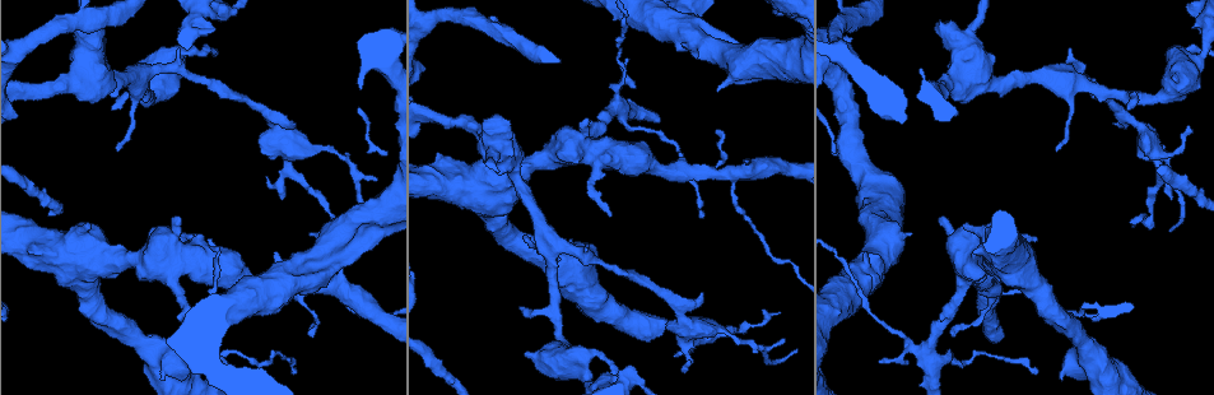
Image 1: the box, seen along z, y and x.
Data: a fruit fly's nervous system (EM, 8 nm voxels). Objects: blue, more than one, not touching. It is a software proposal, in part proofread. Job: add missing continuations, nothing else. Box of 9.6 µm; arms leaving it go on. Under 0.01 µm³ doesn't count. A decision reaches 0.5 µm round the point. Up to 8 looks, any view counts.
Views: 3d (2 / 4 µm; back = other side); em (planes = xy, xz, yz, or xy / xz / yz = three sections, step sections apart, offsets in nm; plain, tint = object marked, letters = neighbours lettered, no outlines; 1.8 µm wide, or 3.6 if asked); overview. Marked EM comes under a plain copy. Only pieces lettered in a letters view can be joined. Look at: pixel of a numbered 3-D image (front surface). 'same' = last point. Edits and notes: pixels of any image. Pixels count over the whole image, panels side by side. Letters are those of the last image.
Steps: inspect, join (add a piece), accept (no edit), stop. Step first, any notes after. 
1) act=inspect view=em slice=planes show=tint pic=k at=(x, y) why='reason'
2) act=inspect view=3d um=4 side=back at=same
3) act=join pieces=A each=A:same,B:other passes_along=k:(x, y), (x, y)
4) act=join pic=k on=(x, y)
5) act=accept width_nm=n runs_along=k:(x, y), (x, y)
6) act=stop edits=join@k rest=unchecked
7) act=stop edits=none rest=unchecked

act=inspect view=3d um=2 pic=1 at=(677, 356) why='an open end'

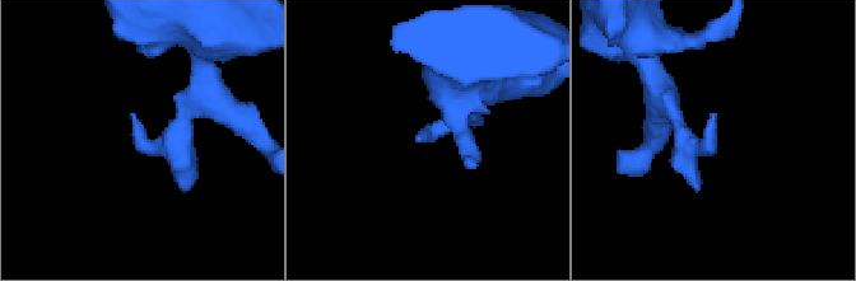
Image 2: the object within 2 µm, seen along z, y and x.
act=inspect view=em slice=xy step=4 show=tint pic=2 at=(418, 140)

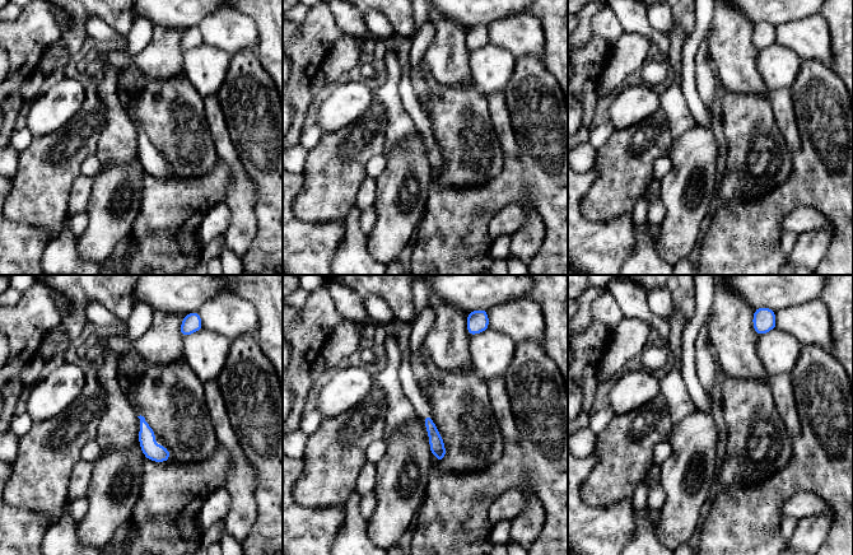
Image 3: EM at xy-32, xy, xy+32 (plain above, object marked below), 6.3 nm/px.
act=inspect view=em slice=planes show=letters at=same

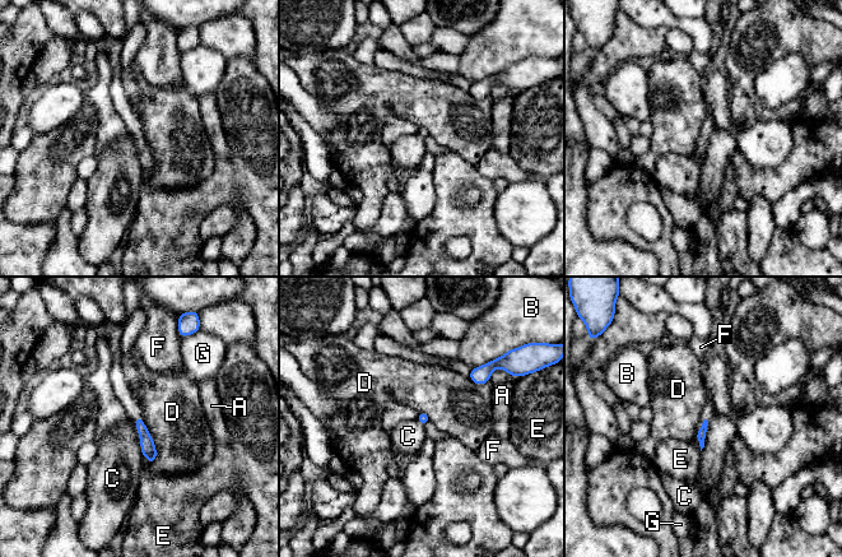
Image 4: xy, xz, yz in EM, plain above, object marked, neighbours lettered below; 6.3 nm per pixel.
act=accept each=A:other,B:other,C:other,D:other,E:other,F:other,G:other border=4:(707, 430), (705, 446), (701, 451) found='no lettered piece goes on from it'

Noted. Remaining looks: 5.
act=inspect view=em slice=xz step=8 show=tint pic=1 at=(1129, 108)

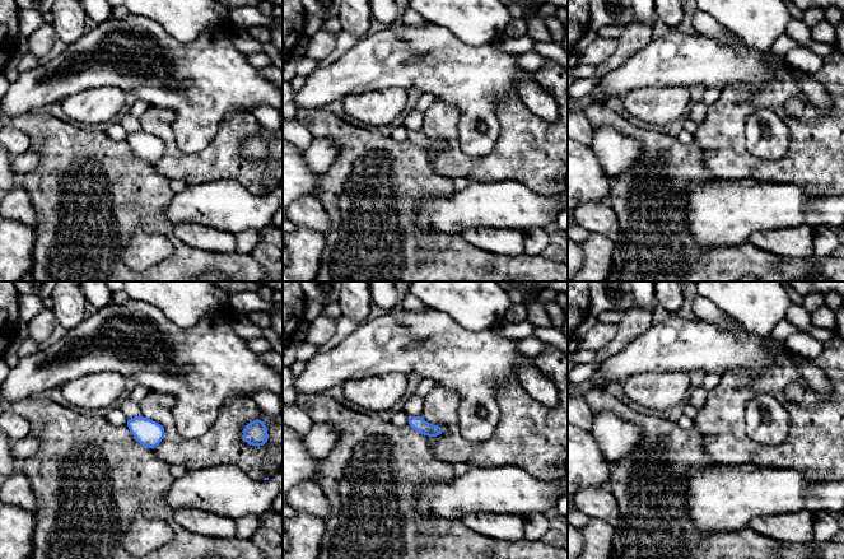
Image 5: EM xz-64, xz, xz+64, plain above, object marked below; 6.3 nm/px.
act=inspect view=em slice=xz step=8 show=letters at=same

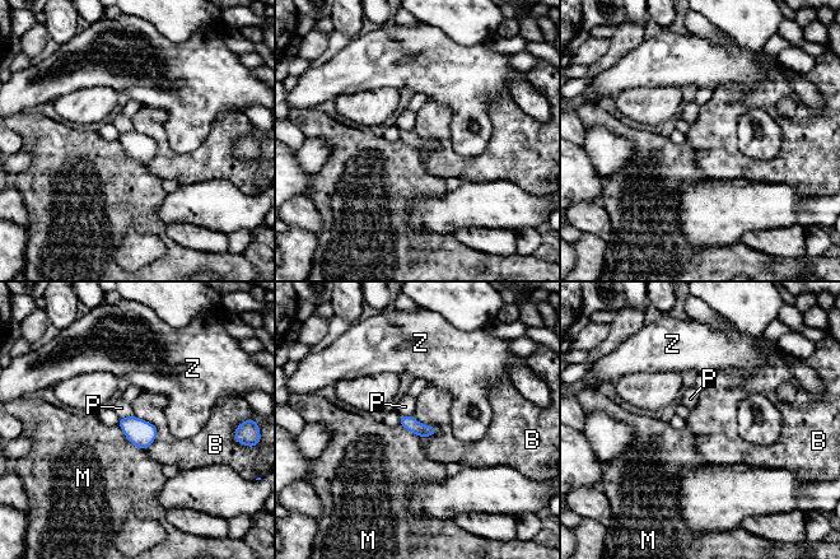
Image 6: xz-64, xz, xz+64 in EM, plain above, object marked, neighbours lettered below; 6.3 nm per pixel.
act=accept each=B:other,M:other,P:other,Z:other border=6:(132, 414), (157, 429), (145, 450) found='no lettered piece goes on from it'

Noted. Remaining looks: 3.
act=inspect view=3d um=2 side=back pic=1 at=(965, 224) why='free end'

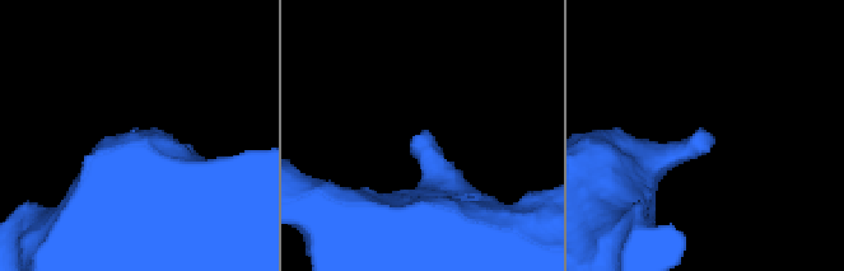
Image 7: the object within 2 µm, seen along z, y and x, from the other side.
act=inspect view=em slice=planes show=letters pic=7 at=(701, 128)

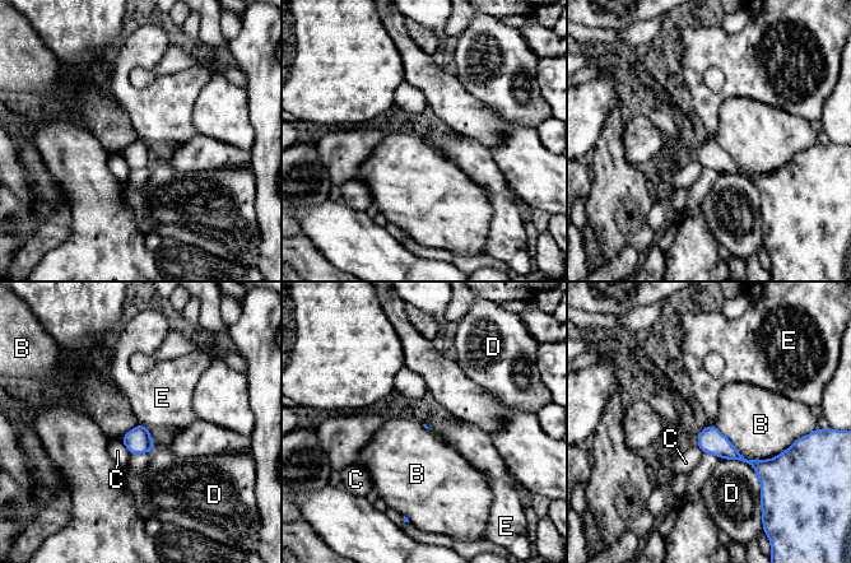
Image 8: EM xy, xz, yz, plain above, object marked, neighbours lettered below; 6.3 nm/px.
act=accept each=B:other,C:other,D:other,E:other runs_along=8:(701, 437), (747, 461), (775, 464) found='none of them fits'

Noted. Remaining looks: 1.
act=stop edits=none rest=unchecked

